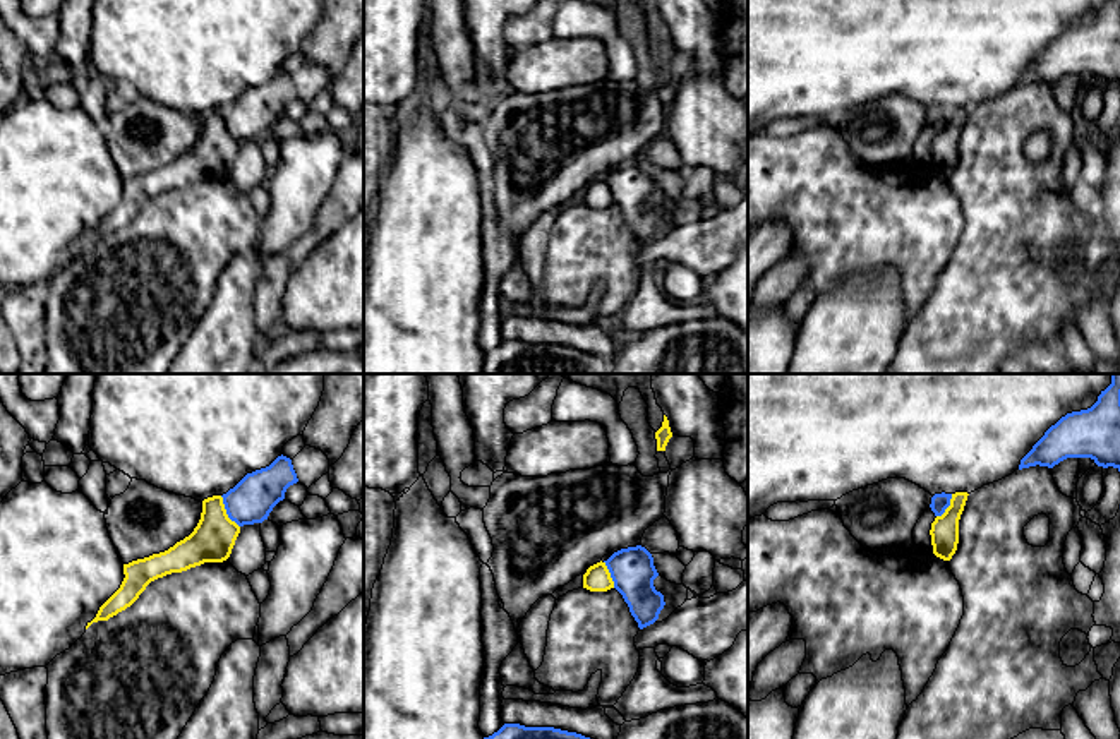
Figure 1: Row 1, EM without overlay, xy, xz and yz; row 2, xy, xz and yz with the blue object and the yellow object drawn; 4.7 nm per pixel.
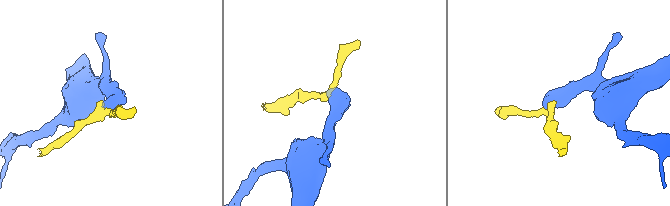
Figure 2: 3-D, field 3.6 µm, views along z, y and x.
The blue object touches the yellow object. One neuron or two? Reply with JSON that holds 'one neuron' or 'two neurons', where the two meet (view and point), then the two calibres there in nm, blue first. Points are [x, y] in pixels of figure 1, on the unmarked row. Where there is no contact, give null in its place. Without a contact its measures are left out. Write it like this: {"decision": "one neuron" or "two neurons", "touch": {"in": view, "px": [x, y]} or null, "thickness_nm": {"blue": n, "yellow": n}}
{"decision": "two neurons", "touch": {"in": "xy", "px": [227, 127]}, "thickness_nm": {"blue": 200, "yellow": 200}}

